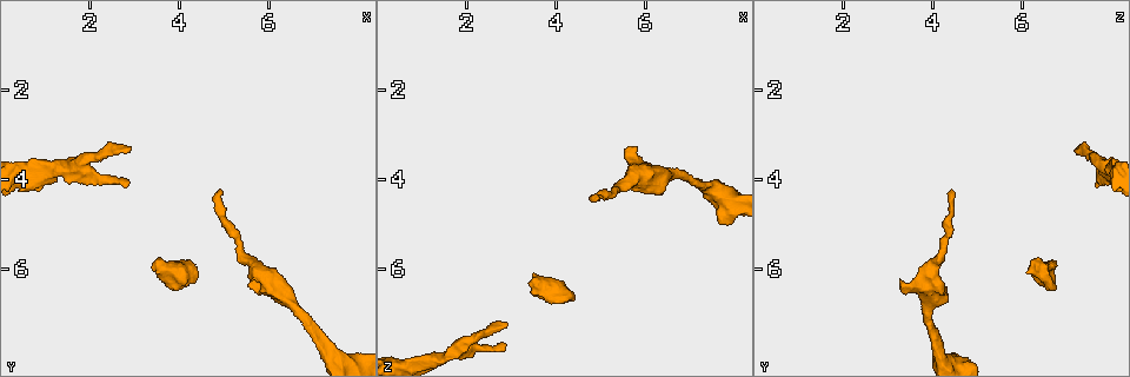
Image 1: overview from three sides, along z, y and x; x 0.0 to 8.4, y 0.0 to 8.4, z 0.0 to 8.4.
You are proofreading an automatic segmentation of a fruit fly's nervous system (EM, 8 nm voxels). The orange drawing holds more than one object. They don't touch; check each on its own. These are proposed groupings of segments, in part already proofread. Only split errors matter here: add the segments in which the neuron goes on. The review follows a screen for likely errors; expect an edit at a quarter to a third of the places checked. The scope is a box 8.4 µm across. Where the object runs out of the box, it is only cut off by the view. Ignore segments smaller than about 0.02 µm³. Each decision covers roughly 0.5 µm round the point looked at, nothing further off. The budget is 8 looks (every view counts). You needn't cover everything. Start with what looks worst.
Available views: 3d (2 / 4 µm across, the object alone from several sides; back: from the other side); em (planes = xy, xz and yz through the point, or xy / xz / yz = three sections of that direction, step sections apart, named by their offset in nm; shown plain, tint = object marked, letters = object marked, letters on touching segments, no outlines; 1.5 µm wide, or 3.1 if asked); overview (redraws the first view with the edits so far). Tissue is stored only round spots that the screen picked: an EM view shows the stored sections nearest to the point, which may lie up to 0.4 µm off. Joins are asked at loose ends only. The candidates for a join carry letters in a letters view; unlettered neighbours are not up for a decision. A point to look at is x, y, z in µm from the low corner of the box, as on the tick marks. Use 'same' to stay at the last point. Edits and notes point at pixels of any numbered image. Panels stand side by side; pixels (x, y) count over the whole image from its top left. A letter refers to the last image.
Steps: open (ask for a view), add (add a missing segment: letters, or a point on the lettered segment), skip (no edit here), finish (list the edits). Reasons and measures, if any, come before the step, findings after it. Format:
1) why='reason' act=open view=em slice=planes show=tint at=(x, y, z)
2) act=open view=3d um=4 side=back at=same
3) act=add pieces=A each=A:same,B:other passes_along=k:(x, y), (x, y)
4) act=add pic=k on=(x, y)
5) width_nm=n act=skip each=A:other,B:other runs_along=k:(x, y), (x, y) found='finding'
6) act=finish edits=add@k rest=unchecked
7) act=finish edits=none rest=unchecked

why='free end' act=open view=3d um=2 at=(2.85, 3.35, 7.25)

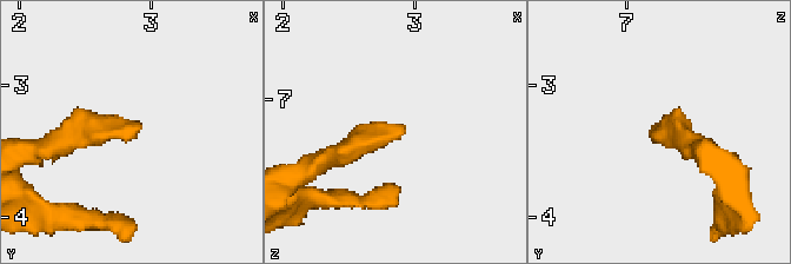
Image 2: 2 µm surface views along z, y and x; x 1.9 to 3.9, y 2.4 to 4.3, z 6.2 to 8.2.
act=open view=em slice=planes show=tint at=(2.92, 3.30, 7.22)

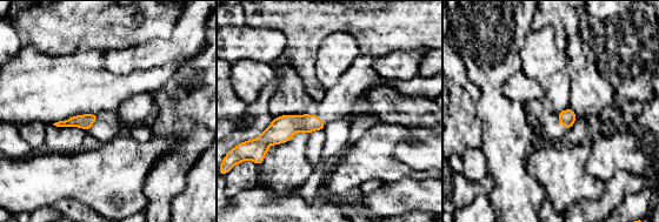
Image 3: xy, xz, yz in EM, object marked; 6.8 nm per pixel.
act=open view=em slice=planes show=letters at=same

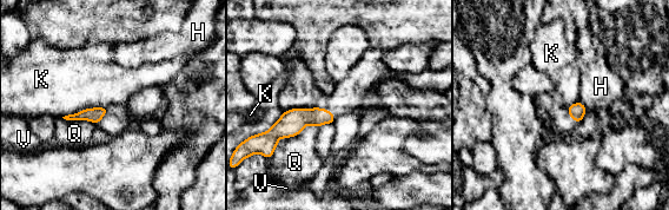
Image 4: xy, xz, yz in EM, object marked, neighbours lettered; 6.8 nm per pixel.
act=skip each=H:other,K:other,Q:other,V:other border=4:(105, 106), (86, 107), (63, 117) found='none of them fits'

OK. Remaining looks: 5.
why='branch stops here' act=open view=em slice=planes show=letters at=(5.60, 6.30, 3.25)

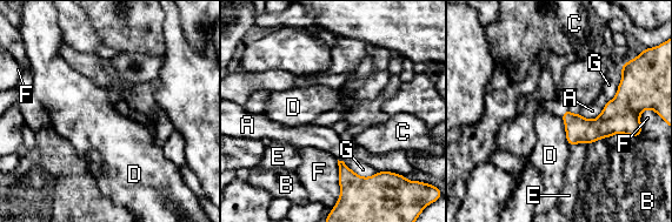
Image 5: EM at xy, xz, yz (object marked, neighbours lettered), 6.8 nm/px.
act=skip each=A:other,B:other,C:other,D:other,E:other,F:other,G:other border=5:(564, 125), (566, 141), (570, 145) found='none of them fits'

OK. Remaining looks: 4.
why='free end' act=open view=3d um=2 at=(4.95, 4.30, 4.45)

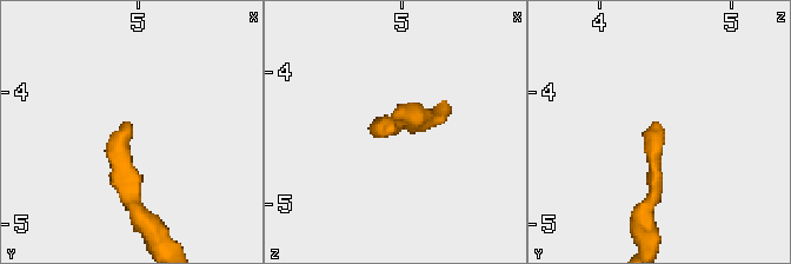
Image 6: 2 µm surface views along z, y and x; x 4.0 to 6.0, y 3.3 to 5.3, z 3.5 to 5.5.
why='shape alone is not enough' act=open view=em slice=planes show=tint at=(4.92, 4.24, 4.44)

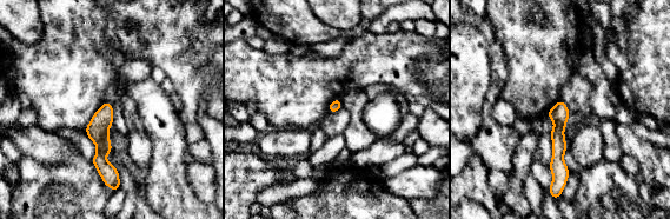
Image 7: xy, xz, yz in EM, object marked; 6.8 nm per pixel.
why='see the neighbours' act=open view=em slice=planes show=letters at=same

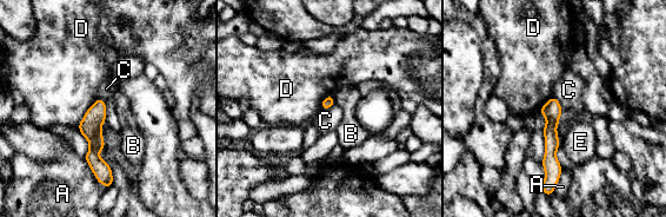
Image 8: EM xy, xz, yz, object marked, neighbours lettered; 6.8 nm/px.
act=skip each=A:other,B:other,C:other,D:other,E:other runs_along=8:(553, 100), (550, 171) found='no lettered segment goes on from it'

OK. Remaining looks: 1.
act=finish edits=none rest=unchecked

